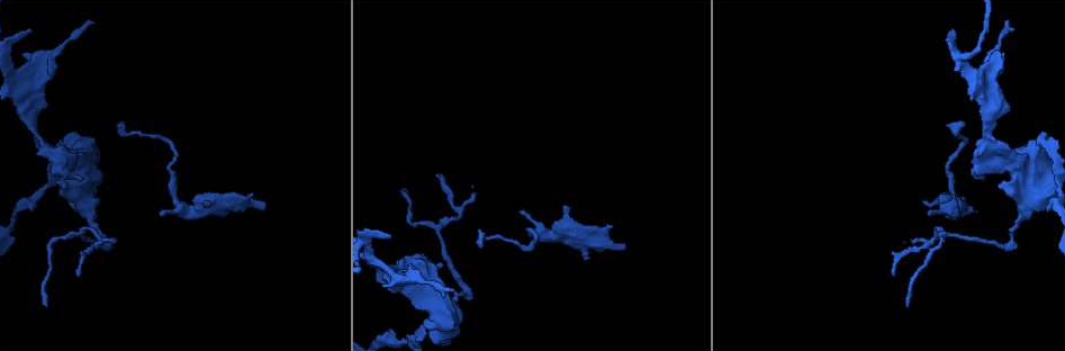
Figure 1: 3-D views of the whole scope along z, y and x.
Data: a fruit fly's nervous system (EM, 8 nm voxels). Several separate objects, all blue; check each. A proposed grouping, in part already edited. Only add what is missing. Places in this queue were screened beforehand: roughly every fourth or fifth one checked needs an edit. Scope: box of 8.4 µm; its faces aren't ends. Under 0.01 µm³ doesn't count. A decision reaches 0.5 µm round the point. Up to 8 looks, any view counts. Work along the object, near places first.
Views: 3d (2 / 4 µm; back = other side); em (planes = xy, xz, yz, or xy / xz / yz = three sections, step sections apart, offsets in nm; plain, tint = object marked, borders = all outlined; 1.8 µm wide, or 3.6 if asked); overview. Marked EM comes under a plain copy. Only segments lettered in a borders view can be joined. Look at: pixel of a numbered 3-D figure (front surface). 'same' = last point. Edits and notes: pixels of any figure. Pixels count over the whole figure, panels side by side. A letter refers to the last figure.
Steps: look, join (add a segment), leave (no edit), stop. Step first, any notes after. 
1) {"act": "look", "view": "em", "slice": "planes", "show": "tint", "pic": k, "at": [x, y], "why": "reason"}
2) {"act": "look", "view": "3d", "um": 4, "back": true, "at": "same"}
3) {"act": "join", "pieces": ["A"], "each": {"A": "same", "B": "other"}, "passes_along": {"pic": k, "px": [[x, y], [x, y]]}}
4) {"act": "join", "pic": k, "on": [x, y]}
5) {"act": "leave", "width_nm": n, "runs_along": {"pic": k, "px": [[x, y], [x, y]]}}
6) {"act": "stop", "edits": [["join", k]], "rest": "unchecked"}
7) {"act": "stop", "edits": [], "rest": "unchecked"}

{"act": "look", "view": "em", "um": 3.6, "slice": "xz", "step": 4, "show": "tint", "pic": 1, "at": [929, 215], "why": "branch stops here"}

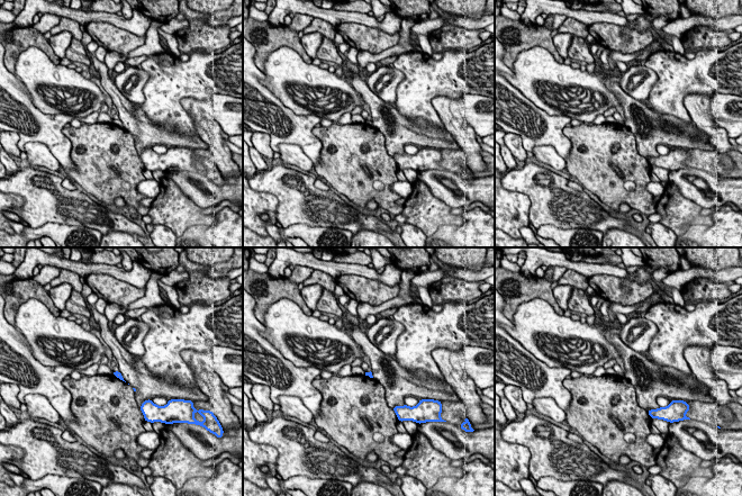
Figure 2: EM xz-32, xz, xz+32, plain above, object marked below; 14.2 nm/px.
{"act": "look", "view": "em", "um": 3.6, "slice": "planes", "show": "borders", "at": "same"}

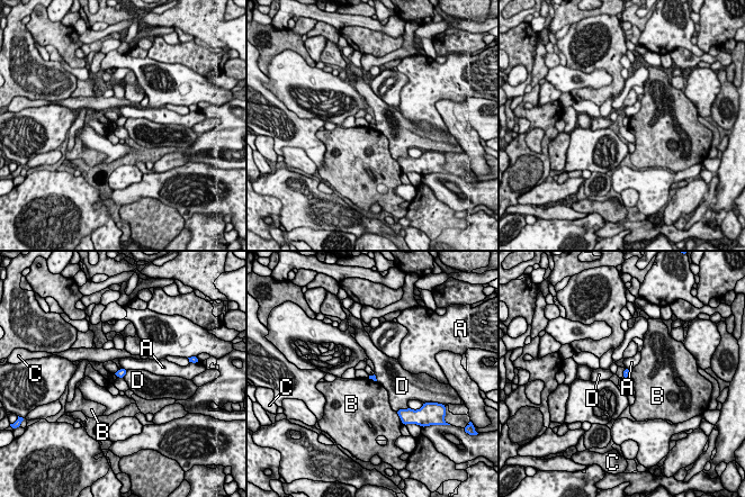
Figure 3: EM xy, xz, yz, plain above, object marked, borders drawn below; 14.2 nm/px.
{"act": "leave", "each": {"A": "other", "B": "other", "C": "other", "D": "other"}, "found": "no lettered segment goes on from it"}

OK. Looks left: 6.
{"act": "look", "view": "3d", "um": 2, "pic": 1, "at": [482, 245], "why": "thin end"}

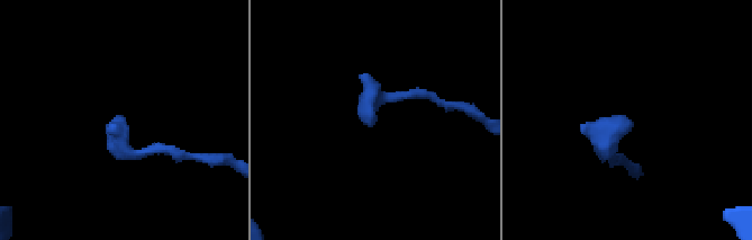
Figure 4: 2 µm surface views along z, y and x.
{"act": "look", "view": "em", "um": 3.6, "slice": "xy", "step": 8, "show": "borders", "pic": 4, "at": [630, 122]}

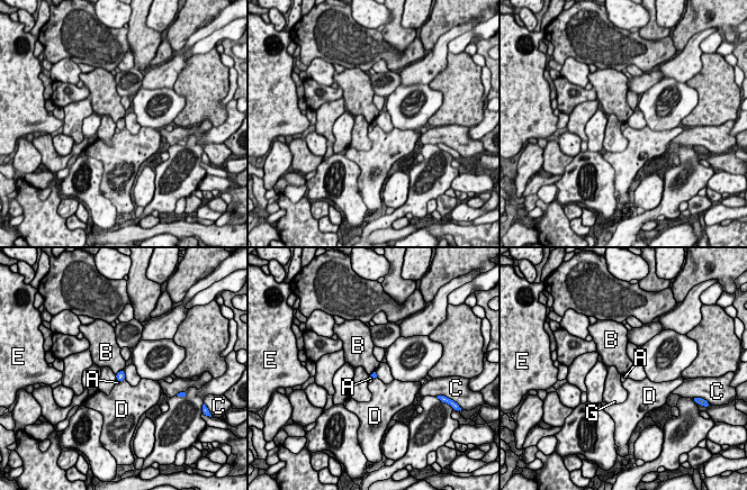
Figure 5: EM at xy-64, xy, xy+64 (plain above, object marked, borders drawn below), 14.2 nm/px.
{"act": "leave", "each": {"A": "other", "B": "other", "C": "other", "D": "other", "E": "other", "G": "other"}, "border": {"pic": 5, "px": [[123, 369], [116, 374]]}, "found": "no lettered segment goes on from it"}

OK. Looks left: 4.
{"act": "look", "view": "em", "slice": "planes", "show": "borders", "pic": 1, "at": [28, 33]}

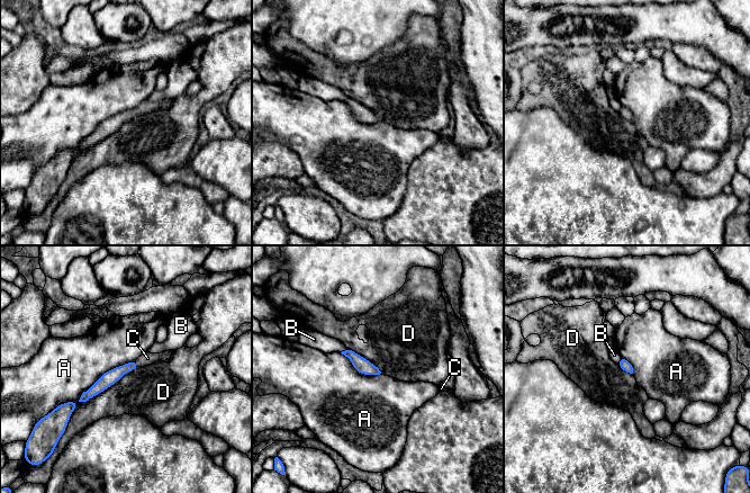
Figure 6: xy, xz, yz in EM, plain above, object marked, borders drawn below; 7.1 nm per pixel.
{"act": "join", "pieces": ["C"], "each": {"A": "other", "B": "other", "C": "same", "D": "other"}, "passes_along": {"pic": 6, "px": [[110, 377], [135, 365], [147, 358]]}, "found": "it goes on there"}

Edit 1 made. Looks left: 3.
{"act": "stop", "edits": [["join", 6]], "rest": "unchecked"}

